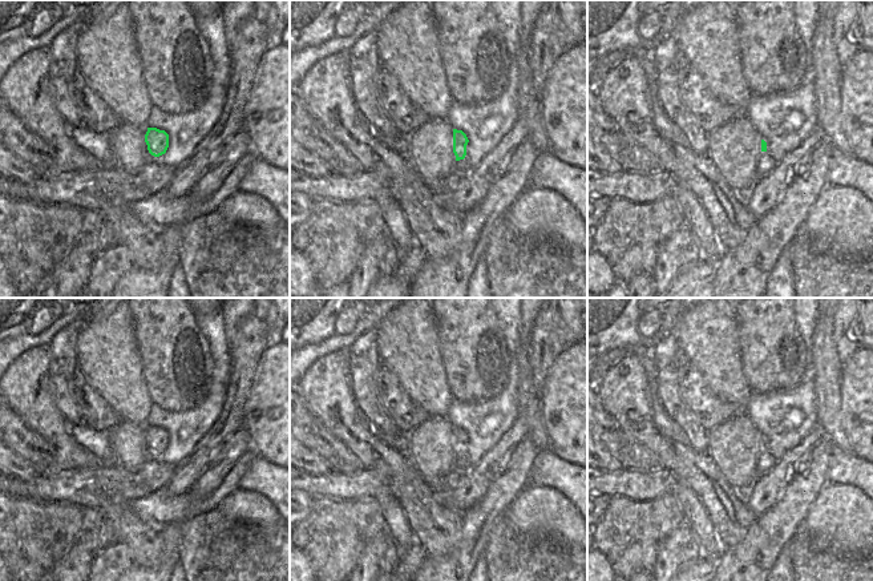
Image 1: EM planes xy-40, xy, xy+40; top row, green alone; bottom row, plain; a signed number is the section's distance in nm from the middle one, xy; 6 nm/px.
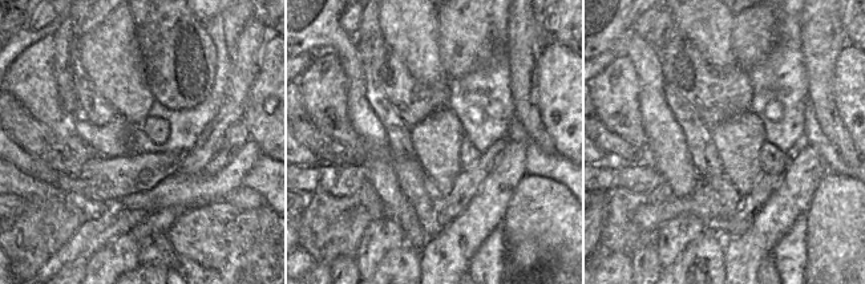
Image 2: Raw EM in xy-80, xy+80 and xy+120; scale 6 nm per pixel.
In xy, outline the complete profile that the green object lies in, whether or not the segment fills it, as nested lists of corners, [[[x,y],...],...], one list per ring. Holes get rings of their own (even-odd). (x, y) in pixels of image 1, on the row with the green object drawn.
[[[453,129],[453,153],[456,156],[456,170],[468,173],[472,168],[464,160],[466,156],[466,145],[469,140],[462,130]]]

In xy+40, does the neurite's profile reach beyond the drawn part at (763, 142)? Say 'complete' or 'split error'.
split error

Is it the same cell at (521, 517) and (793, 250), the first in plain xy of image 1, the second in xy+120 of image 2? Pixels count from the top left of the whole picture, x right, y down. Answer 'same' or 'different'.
different

